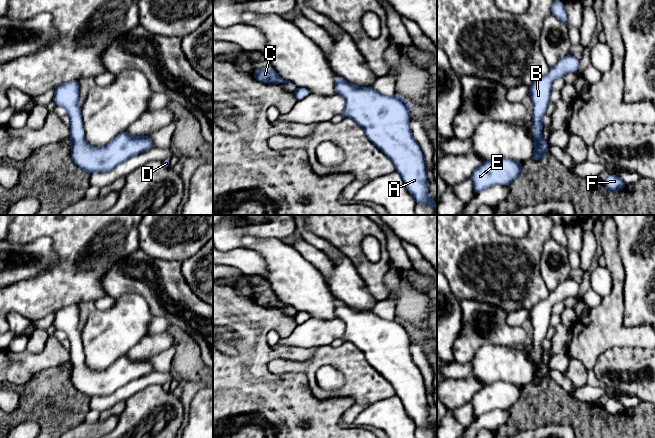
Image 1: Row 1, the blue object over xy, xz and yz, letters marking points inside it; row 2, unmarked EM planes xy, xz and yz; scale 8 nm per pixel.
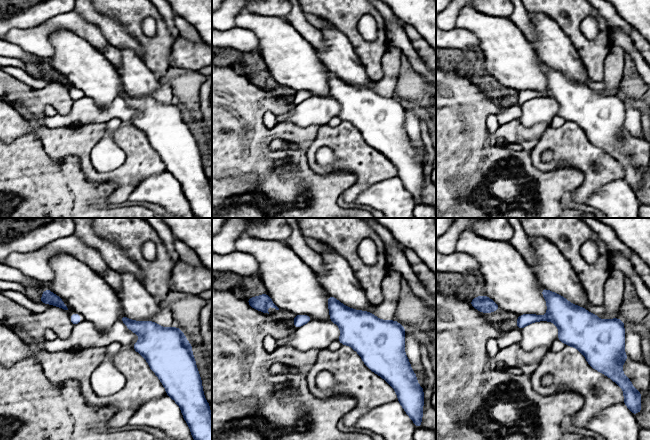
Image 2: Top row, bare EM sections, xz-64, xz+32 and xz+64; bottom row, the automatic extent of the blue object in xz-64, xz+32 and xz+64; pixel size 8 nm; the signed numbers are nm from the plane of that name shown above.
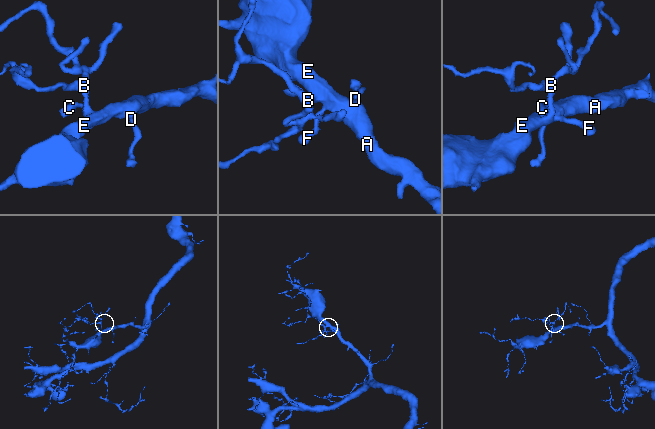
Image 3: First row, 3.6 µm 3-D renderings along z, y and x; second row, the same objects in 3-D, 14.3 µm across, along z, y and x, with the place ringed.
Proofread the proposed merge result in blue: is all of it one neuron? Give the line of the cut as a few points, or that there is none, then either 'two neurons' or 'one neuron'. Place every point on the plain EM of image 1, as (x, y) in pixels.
cut xy (70, 360), (71, 365); two neurons

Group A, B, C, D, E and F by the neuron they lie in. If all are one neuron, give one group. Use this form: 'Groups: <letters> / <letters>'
Groups: A B D E F / C

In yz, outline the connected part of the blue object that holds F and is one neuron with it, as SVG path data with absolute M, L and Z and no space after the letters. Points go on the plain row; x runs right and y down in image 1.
M611 398L606 402L604 409L611 416L623 414L627 410L620 401L614 398Z

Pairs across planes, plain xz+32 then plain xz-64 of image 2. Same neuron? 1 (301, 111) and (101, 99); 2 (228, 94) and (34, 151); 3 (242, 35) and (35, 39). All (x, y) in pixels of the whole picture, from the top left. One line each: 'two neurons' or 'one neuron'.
1: two neurons
2: one neuron
3: one neuron

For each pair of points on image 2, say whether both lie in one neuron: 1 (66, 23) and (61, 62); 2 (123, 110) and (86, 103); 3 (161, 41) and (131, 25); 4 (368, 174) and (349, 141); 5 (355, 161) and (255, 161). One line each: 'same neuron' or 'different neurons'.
1: different neurons
2: same neuron
3: same neuron
4: same neuron
5: different neurons

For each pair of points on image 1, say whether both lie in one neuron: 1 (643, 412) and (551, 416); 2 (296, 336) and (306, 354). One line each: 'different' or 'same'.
1: same
2: different

